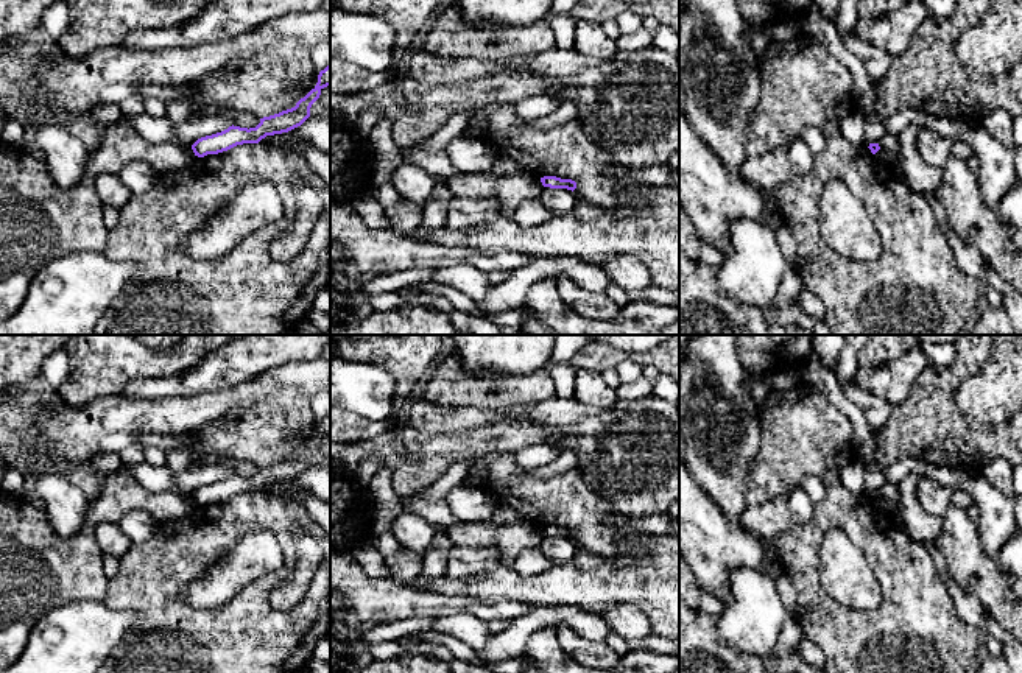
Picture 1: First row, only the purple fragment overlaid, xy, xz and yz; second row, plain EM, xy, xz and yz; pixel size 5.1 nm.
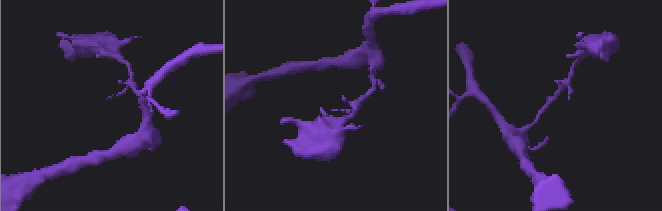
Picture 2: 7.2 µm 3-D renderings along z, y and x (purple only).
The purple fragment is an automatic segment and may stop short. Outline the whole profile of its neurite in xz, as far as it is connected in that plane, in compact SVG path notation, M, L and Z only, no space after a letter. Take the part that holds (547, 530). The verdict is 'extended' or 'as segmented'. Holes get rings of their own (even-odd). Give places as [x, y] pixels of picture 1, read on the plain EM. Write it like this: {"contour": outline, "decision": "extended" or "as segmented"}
{"contour": "M544 525L541 527L541 531L544 536L550 536L550 537L567 537L567 539L575 539L576 537L576 531L572 528L561 528L556 525Z", "decision": "as segmented"}

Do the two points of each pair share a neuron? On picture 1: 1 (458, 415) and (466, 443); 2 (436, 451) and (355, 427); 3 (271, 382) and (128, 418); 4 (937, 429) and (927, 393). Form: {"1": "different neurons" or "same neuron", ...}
{"1": "different neurons", "2": "different neurons", "3": "same neuron", "4": "same neuron"}

